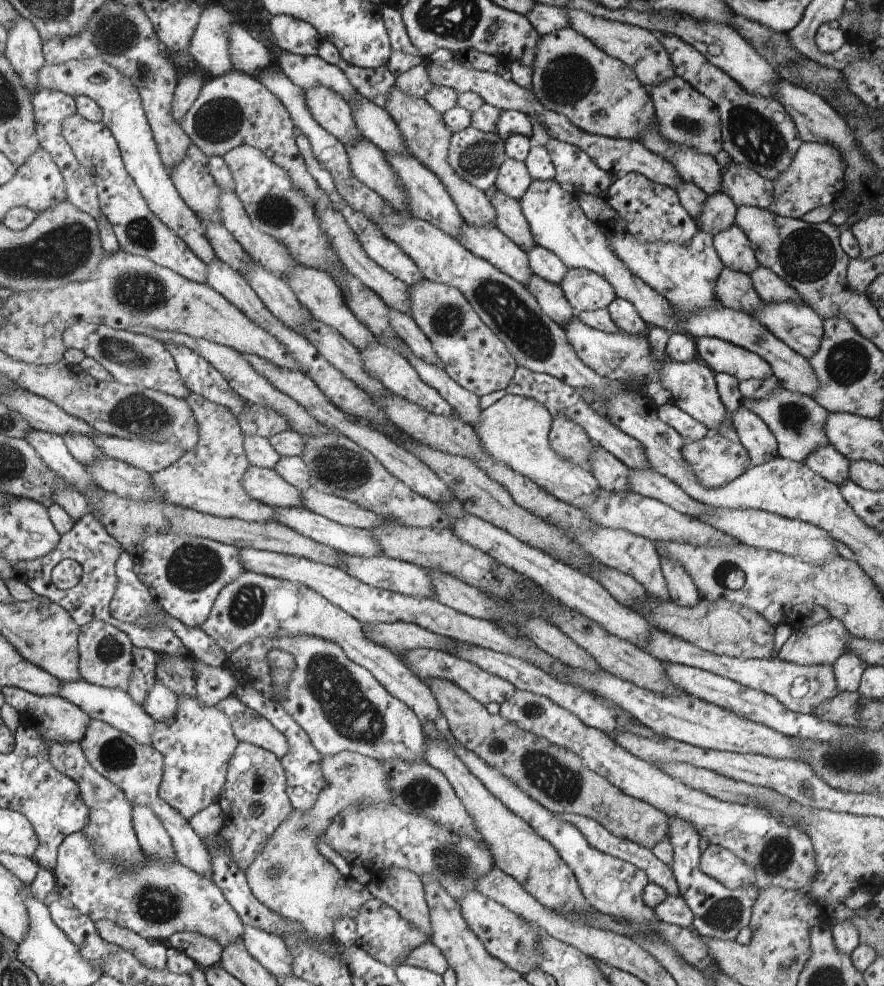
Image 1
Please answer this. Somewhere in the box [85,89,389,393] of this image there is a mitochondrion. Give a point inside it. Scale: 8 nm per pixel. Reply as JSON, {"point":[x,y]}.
{"point":[137,293]}

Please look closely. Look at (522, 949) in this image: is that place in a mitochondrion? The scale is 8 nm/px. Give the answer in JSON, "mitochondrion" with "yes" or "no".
{"mitochondrion":"yes"}

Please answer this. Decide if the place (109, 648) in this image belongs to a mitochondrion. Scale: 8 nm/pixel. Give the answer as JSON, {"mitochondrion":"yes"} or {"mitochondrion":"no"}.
{"mitochondrion":"yes"}

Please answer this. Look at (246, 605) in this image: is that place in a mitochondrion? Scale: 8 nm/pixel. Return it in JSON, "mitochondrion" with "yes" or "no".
{"mitochondrion":"yes"}

